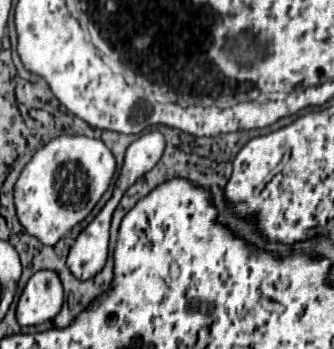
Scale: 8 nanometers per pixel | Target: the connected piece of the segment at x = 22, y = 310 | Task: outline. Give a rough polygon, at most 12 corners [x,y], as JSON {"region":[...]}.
{"region":[[36,272],[16,306],[20,326],[52,322],[64,302],[60,278]]}

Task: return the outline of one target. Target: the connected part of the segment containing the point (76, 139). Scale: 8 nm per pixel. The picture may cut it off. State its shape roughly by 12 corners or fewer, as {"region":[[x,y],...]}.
{"region":[[58,136],[14,186],[24,230],[54,246],[116,172],[104,142]]}

